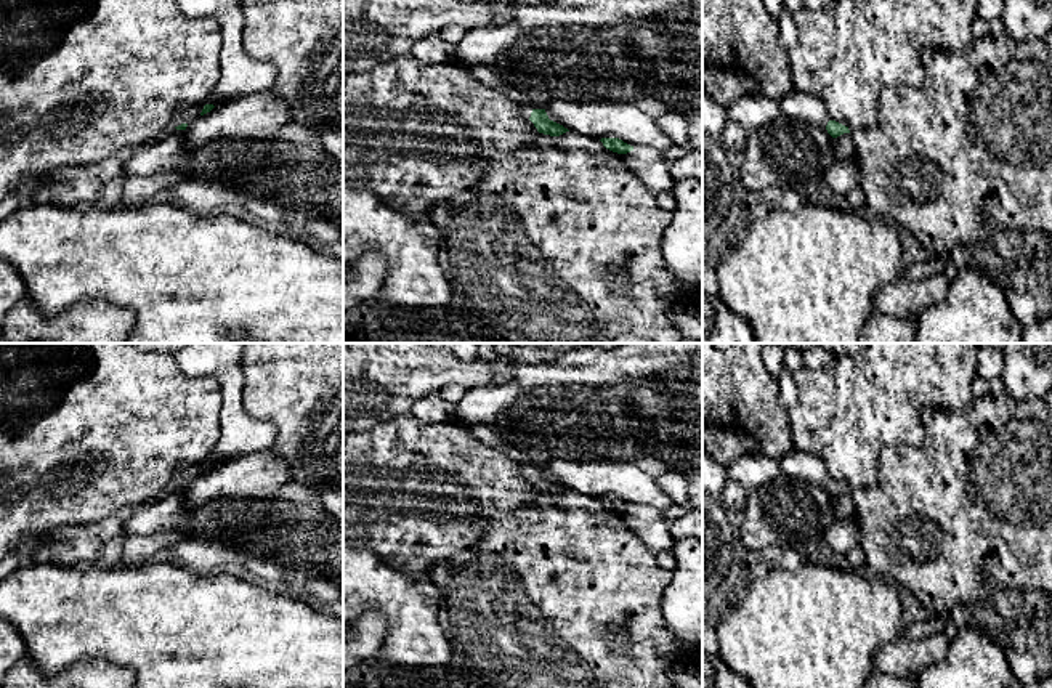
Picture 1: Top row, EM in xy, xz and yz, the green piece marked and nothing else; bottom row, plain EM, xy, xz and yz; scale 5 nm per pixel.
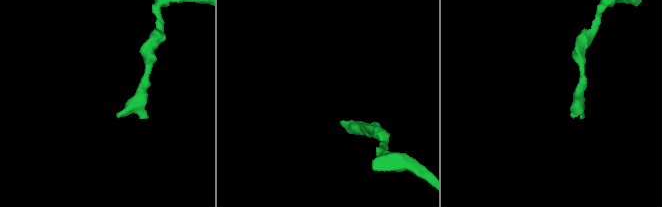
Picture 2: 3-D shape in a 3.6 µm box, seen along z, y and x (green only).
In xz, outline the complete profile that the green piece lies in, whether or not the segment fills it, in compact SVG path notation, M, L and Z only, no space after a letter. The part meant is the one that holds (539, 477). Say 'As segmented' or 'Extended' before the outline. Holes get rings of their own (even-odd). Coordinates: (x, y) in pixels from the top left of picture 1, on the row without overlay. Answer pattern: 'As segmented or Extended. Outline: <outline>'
Extended. Outline: M523 465L521 473L526 480L531 480L534 483L539 492L560 496L569 491L563 484L550 480L545 468L531 468L529 465Z

